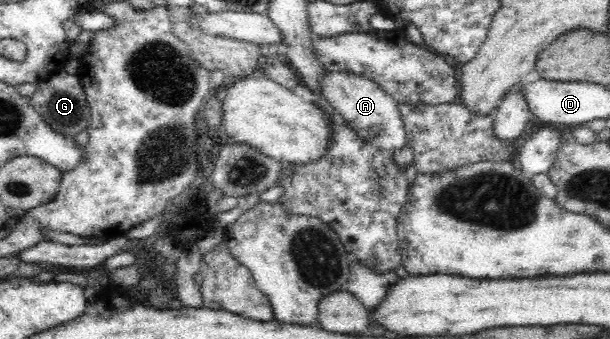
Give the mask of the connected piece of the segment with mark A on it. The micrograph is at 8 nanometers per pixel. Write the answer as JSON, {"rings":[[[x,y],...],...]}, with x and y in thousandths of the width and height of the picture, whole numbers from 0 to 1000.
{"rings":[[[533,204],[530,233],[523,233],[523,242],[534,295],[577,375],[590,416],[611,428],[618,442],[631,442],[638,454],[667,428],[667,392],[651,301],[631,274],[620,245],[584,215],[556,215],[538,204]]]}

